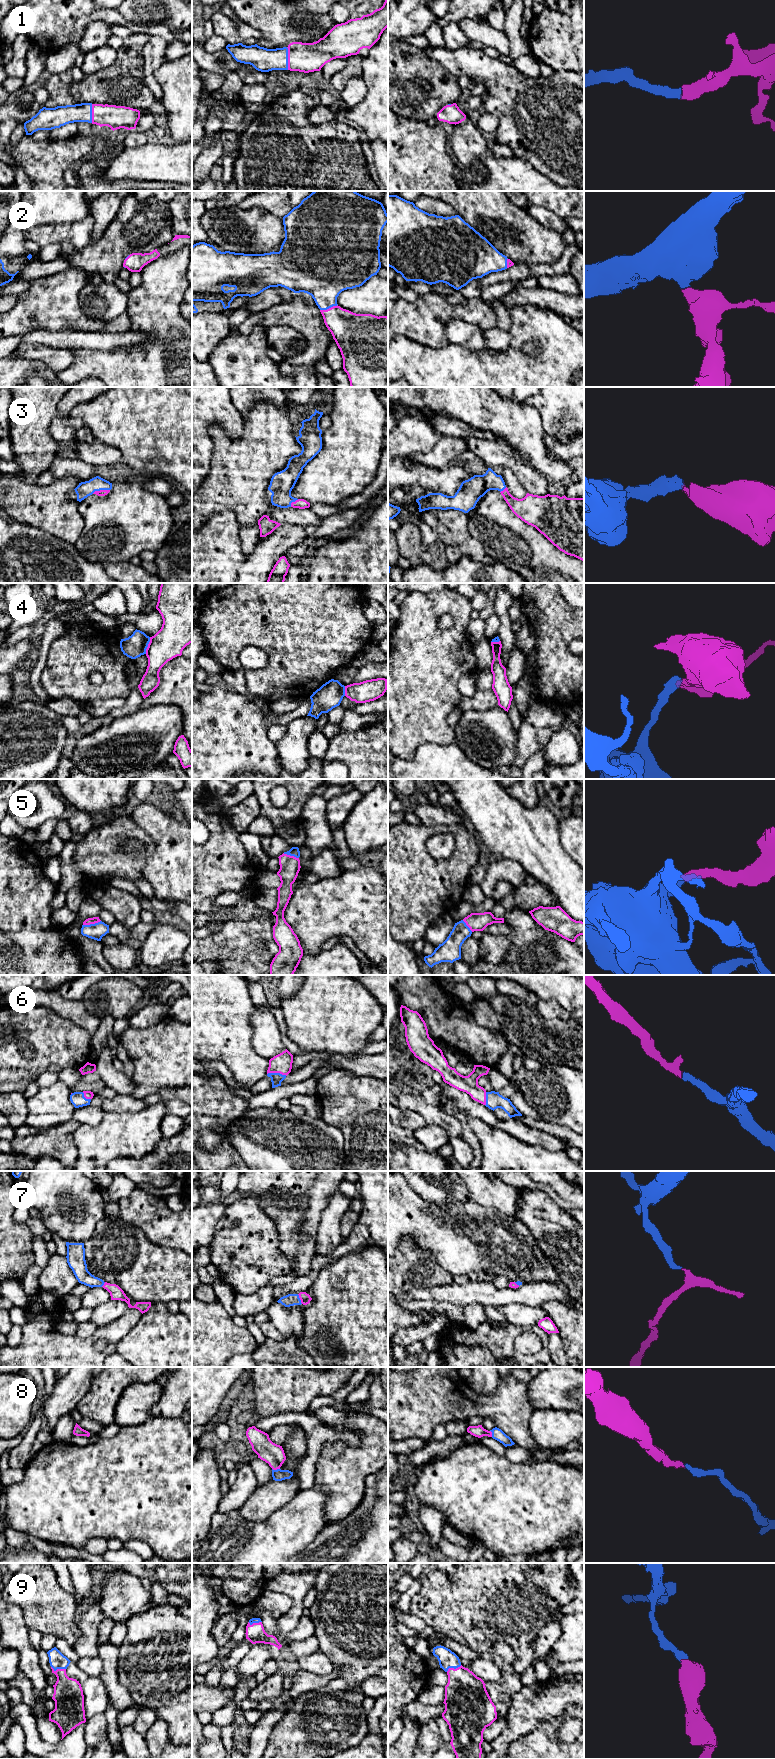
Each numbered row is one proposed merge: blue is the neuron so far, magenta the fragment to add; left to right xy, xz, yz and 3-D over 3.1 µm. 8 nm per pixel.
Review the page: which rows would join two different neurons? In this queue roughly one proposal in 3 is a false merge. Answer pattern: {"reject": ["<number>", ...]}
{"reject": ["4"]}

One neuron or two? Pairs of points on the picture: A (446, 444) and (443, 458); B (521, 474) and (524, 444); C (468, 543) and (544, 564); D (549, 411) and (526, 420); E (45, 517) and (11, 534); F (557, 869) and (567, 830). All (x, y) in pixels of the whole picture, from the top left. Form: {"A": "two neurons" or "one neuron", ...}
{"A": "one neuron", "B": "two neurons", "C": "two neurons", "D": "two neurons", "E": "two neurons", "F": "two neurons"}

